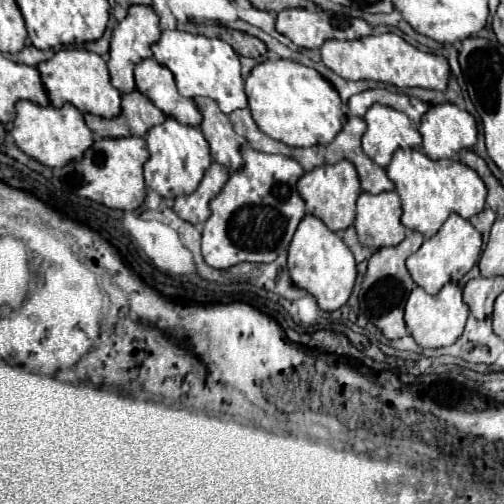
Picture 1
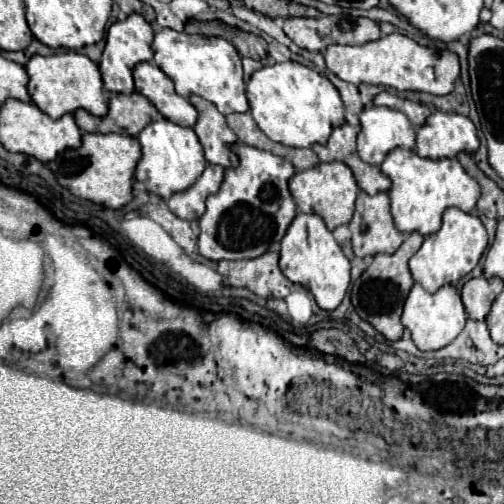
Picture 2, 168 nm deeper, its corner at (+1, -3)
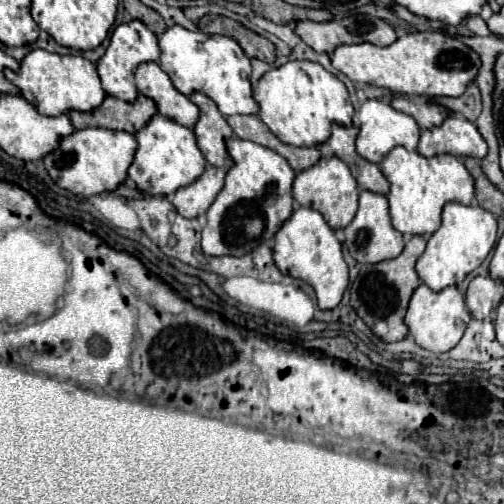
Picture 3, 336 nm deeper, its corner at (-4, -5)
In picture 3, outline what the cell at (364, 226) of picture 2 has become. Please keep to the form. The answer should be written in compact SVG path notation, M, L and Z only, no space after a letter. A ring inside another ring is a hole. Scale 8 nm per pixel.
M367 190L361 192L357 216L355 216L353 222L345 228L345 242L347 242L349 254L351 254L357 262L377 264L377 262L381 262L381 260L397 258L397 256L403 252L405 240L403 240L403 234L397 232L397 230L393 228L393 224L391 224L387 196L375 194L375 192L367 192Z

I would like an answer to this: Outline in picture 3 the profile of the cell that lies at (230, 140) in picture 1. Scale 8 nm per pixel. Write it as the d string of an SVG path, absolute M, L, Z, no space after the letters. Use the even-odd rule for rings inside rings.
M195 92L195 94L191 94L191 100L197 104L197 108L201 112L201 116L195 124L195 136L197 136L197 144L205 156L205 160L213 166L229 170L233 166L233 160L227 152L225 140L233 136L231 126L217 110L217 104L213 104L213 100L209 100L205 94Z

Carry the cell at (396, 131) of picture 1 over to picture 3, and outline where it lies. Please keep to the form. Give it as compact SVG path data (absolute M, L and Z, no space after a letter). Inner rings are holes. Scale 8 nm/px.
M365 100L365 104L361 104L359 108L359 120L361 120L361 128L357 136L357 152L369 162L379 164L395 146L405 146L407 150L417 148L419 126L413 120L413 116L397 112L395 108L391 108L381 100Z

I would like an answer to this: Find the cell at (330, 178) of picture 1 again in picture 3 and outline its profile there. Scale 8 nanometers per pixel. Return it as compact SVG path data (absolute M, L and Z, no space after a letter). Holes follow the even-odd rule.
M321 158L313 168L307 168L305 172L299 172L293 182L293 198L305 206L321 212L327 220L327 224L333 230L345 228L355 212L357 212L357 198L359 198L359 186L349 170L349 166L339 158Z

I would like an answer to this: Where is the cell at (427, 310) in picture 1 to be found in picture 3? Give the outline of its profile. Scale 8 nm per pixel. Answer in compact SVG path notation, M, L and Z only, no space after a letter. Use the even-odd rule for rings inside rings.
M421 284L413 292L409 308L407 308L407 316L405 316L405 324L411 332L411 336L415 338L415 342L421 348L437 352L437 354L451 350L461 340L469 320L471 320L471 316L465 306L465 296L455 286L447 286L441 292L433 292L425 284Z

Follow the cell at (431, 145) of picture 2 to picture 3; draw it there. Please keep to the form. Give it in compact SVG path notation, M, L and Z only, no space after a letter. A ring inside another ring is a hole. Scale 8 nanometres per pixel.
M449 114L441 126L421 132L417 152L427 158L437 154L483 158L487 144L473 122Z

